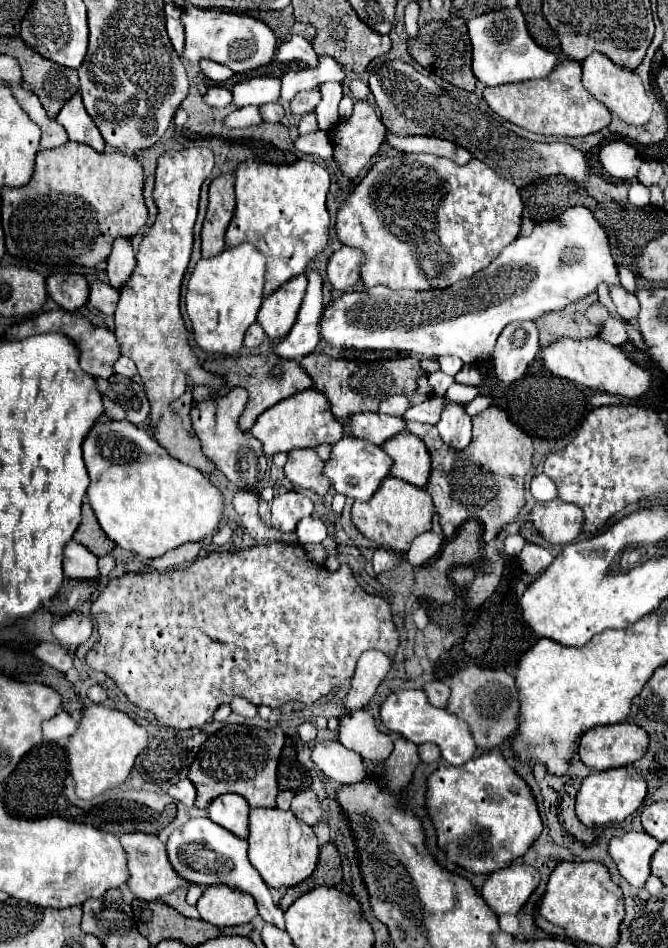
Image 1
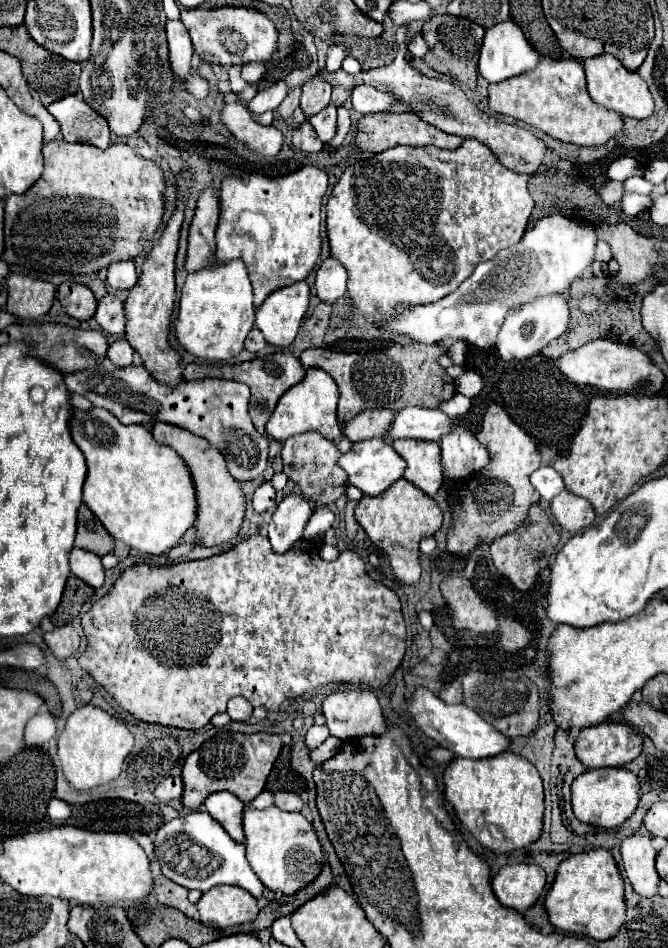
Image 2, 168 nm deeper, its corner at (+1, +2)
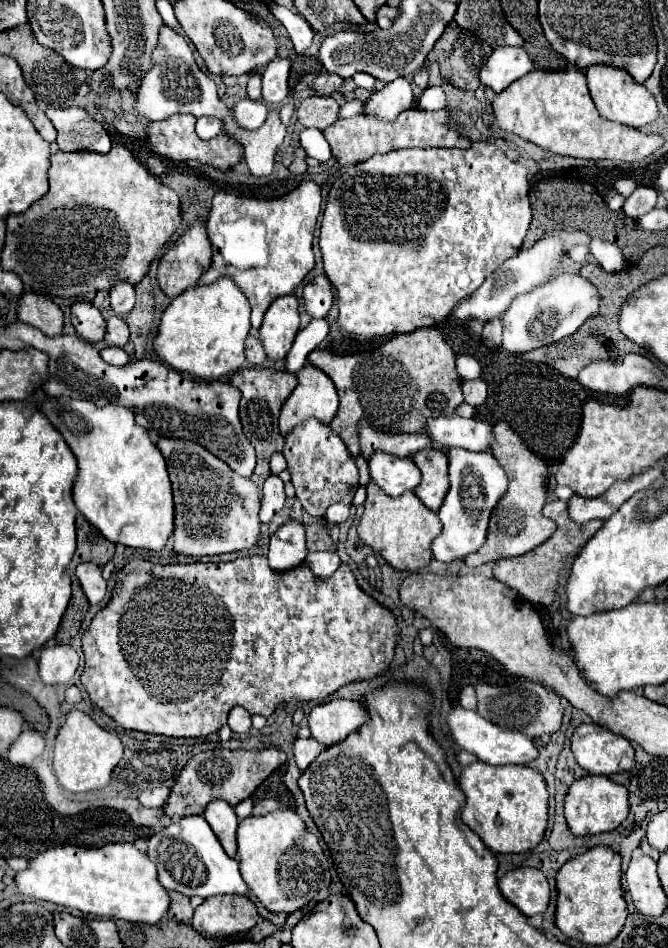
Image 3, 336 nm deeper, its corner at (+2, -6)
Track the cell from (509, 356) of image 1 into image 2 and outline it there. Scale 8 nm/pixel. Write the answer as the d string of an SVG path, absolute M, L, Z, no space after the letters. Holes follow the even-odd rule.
M563 296L541 298L533 304L511 310L505 316L505 322L497 336L499 356L507 362L519 362L529 356L535 356L541 352L543 346L547 346L551 340L555 340L557 336L561 336L567 330L567 322L569 322L569 308L567 308L567 300Z

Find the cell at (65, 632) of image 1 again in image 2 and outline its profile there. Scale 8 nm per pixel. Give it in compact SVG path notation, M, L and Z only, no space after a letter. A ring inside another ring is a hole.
M71 624L53 628L51 632L45 632L43 638L57 658L69 658L73 652L77 652L77 648L81 644L81 636Z

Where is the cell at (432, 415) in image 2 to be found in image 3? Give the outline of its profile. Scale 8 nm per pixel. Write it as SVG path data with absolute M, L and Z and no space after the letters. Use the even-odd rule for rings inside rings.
M456 414L428 420L426 434L444 448L458 446L472 452L486 452L496 440L490 422L478 418L460 418Z

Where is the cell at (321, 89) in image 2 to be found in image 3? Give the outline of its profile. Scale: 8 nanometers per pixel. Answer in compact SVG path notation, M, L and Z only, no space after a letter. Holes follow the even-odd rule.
M310 96L298 106L298 120L302 126L312 126L318 130L326 130L338 120L340 106L332 96Z

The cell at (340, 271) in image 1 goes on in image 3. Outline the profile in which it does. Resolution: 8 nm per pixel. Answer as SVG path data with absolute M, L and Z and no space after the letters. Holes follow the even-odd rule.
M324 274L312 278L304 286L304 310L312 318L326 318L332 306L332 298L332 284Z

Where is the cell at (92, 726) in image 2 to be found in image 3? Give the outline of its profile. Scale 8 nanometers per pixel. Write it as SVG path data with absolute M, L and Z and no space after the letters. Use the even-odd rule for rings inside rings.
M74 708L66 714L54 742L54 772L68 792L100 790L110 782L114 766L122 760L122 752L124 748L116 734L106 732L88 714Z

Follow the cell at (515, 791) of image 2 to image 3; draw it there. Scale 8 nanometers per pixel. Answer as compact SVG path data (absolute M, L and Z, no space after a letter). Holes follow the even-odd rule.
M474 762L464 768L460 786L466 792L462 820L480 840L500 854L522 854L536 848L548 824L548 786L530 766L490 766Z

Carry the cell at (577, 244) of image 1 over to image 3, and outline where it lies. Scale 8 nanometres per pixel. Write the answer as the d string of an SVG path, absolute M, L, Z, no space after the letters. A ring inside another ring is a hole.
M556 238L548 240L538 240L532 248L520 250L516 256L508 258L502 266L498 266L486 280L484 284L464 298L452 312L452 318L458 322L468 322L468 320L492 320L492 318L502 318L502 314L508 310L510 300L514 300L520 294L530 292L530 288L536 288L550 280L558 270L560 270L560 258L562 258L562 242Z

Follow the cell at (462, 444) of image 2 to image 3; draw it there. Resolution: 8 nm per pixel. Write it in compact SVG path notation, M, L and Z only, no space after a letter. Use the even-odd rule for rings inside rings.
M450 448L448 460L450 490L444 498L442 508L438 510L444 530L432 542L432 554L440 562L464 560L468 554L478 552L484 546L490 514L508 488L508 476L490 452L468 452L464 448Z

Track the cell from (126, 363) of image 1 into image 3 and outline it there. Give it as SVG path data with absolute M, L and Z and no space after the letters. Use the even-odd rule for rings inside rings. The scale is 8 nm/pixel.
M104 348L104 350L100 350L100 356L102 356L102 360L104 362L108 362L108 364L112 364L112 366L124 366L124 364L128 364L128 354L122 350L122 348Z

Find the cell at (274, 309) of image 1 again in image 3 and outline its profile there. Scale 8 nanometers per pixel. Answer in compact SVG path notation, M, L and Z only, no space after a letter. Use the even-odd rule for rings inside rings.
M288 294L276 298L268 308L268 312L264 314L262 326L258 330L266 356L270 360L284 360L292 348L298 328L300 328L300 316L296 296Z

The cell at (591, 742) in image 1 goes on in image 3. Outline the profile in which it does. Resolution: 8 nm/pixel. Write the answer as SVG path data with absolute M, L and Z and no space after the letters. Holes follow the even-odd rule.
M580 724L572 736L576 762L588 774L616 774L634 766L632 744L600 724Z

